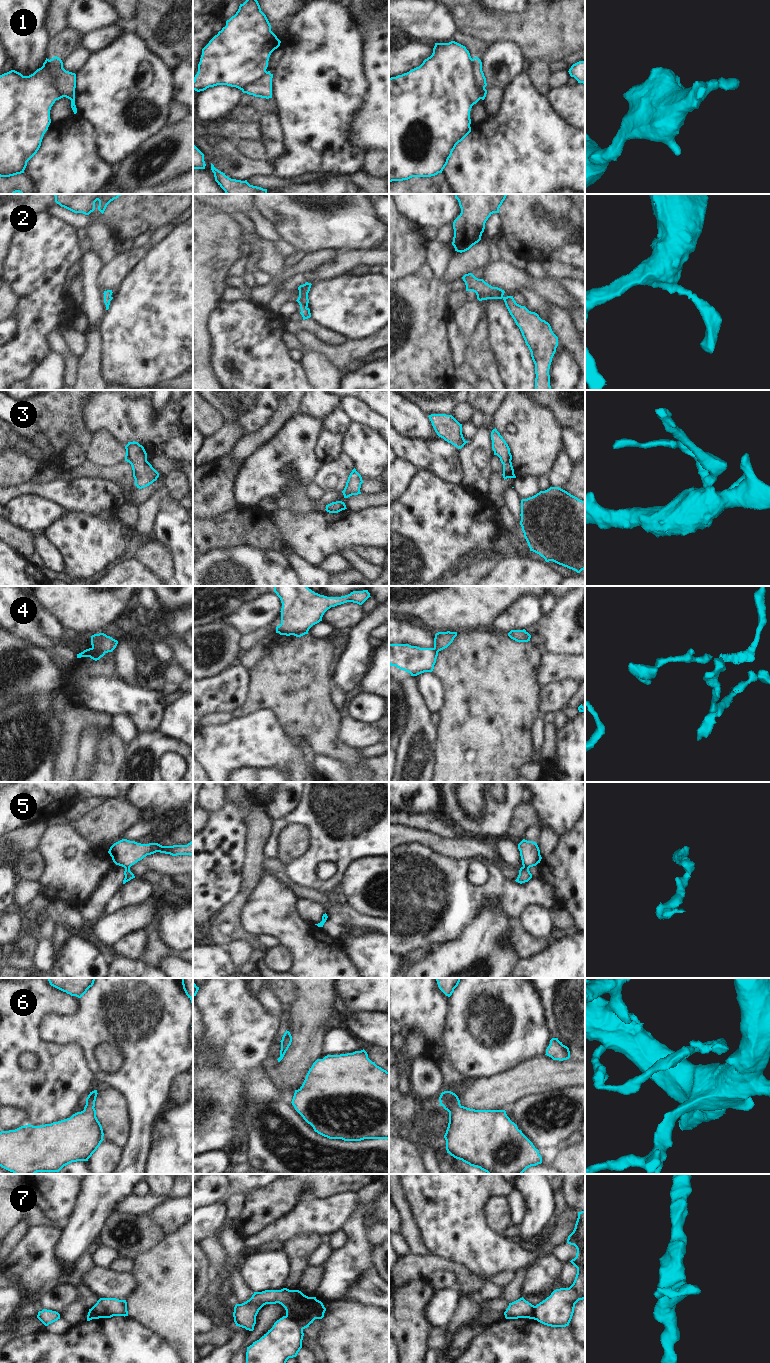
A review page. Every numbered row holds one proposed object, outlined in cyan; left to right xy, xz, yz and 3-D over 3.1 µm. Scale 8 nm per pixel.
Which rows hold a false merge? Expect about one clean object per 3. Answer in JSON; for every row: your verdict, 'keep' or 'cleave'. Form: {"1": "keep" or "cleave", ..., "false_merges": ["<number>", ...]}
{"1": "cleave", "2": "keep", "3": "keep", "4": "cleave", "5": "cleave", "6": "keep", "7": "cleave", "false_merges": ["1", "4", "5", "7"]}

